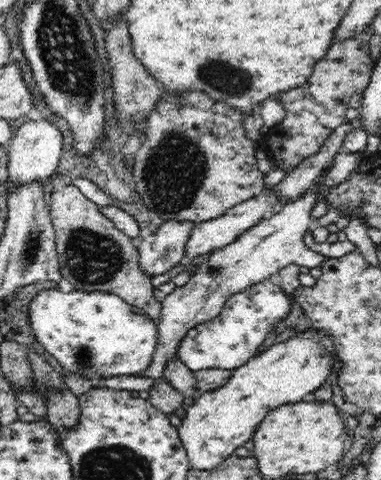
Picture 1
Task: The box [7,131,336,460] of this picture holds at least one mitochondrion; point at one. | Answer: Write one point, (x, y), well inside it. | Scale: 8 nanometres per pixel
(92, 258)

